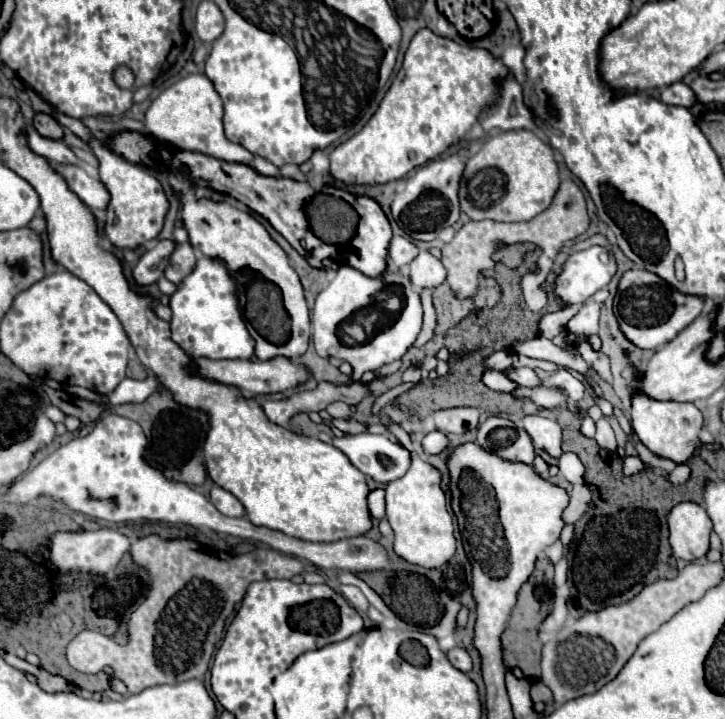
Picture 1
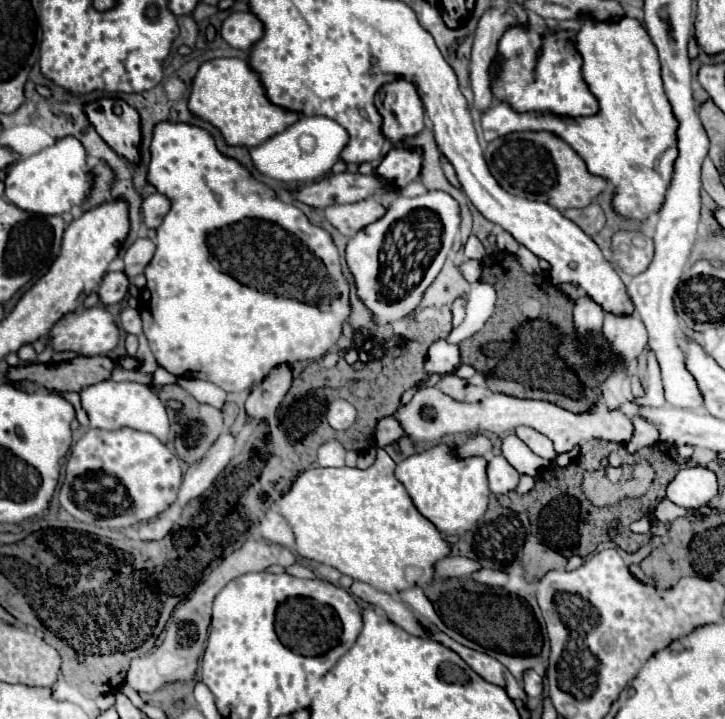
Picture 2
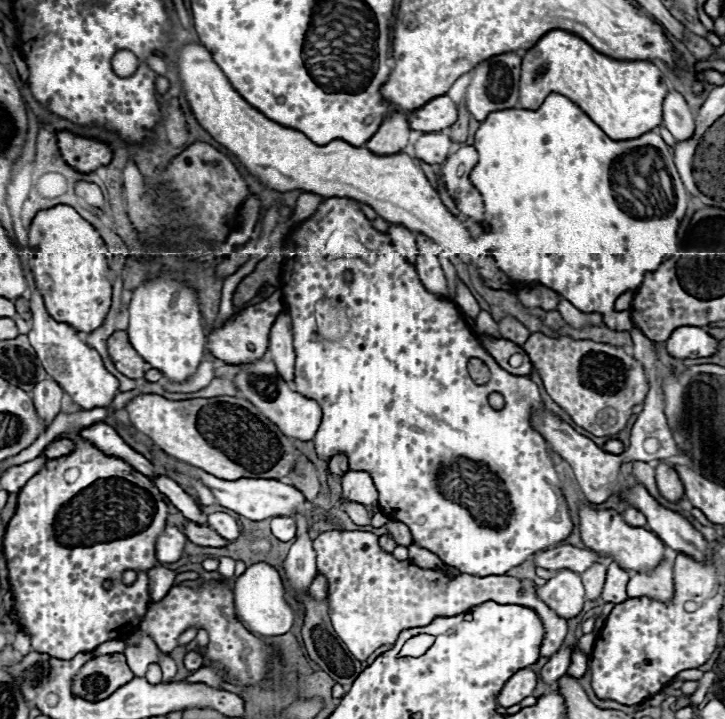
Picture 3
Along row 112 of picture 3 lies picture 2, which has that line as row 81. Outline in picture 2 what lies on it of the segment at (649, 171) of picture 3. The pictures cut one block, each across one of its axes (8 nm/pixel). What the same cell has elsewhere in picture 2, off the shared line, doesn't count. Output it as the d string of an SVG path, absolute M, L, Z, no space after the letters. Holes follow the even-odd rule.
M548 24L510 26L498 42L498 56L490 68L494 100L506 102L516 112L550 112L570 118L598 114L598 100L582 78L582 56L574 44L576 30Z

